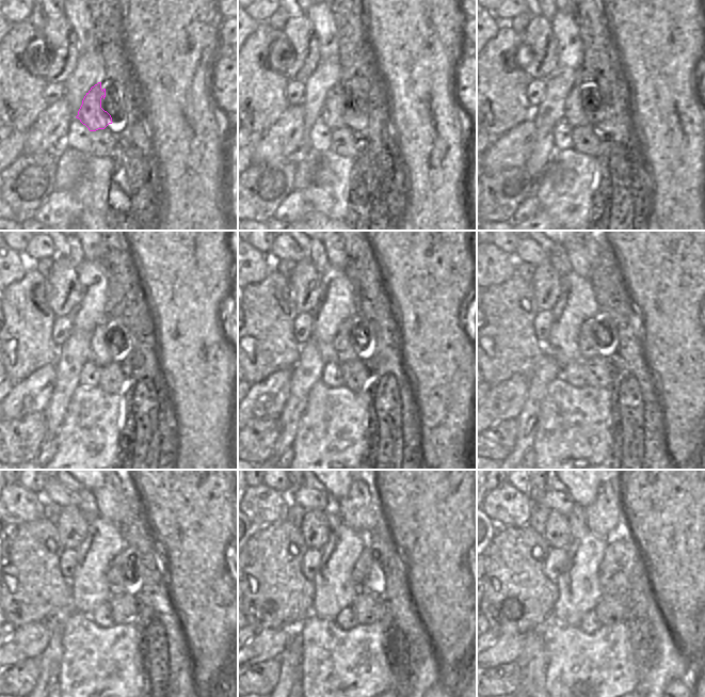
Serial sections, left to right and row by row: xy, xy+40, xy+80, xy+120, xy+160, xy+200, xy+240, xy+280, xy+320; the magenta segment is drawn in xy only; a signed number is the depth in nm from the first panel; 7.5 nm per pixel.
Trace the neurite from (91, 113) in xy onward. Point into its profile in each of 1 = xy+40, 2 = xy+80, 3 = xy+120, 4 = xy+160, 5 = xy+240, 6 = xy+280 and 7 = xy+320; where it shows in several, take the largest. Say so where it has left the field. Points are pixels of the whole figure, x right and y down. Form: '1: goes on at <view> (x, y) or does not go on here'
1: goes on at xy+40 (332, 113)
2: goes on at xy+80 (574, 114)
3: goes on at xy+120 (100, 355)
4: goes on at xy+160 (345, 352)
5: goes on at xy+240 (115, 573)
6: goes on at xy+280 (369, 564)
7: goes on at xy+320 (613, 565)

